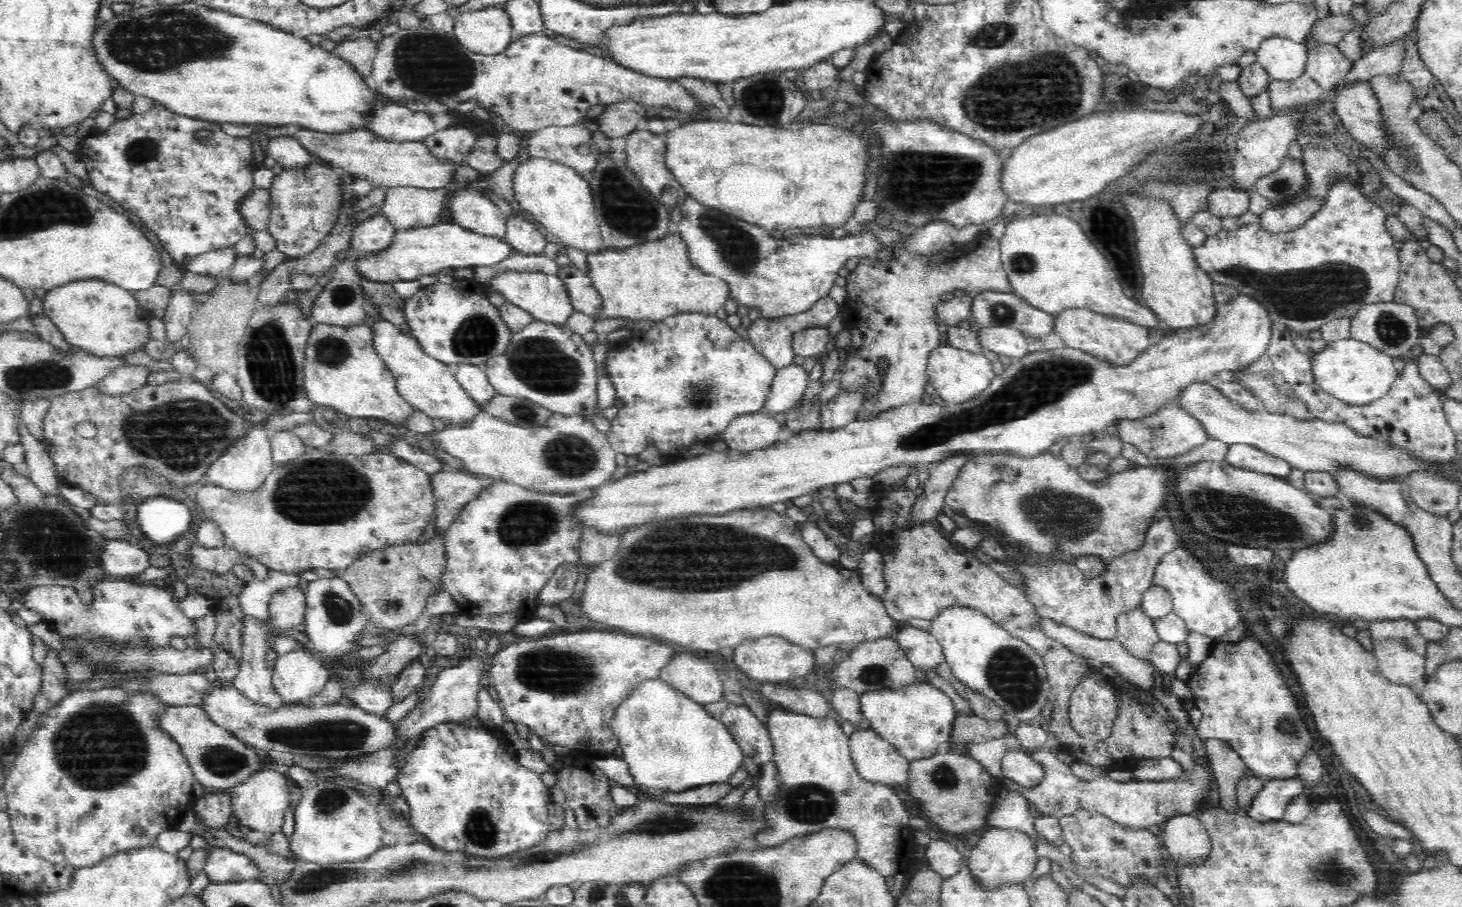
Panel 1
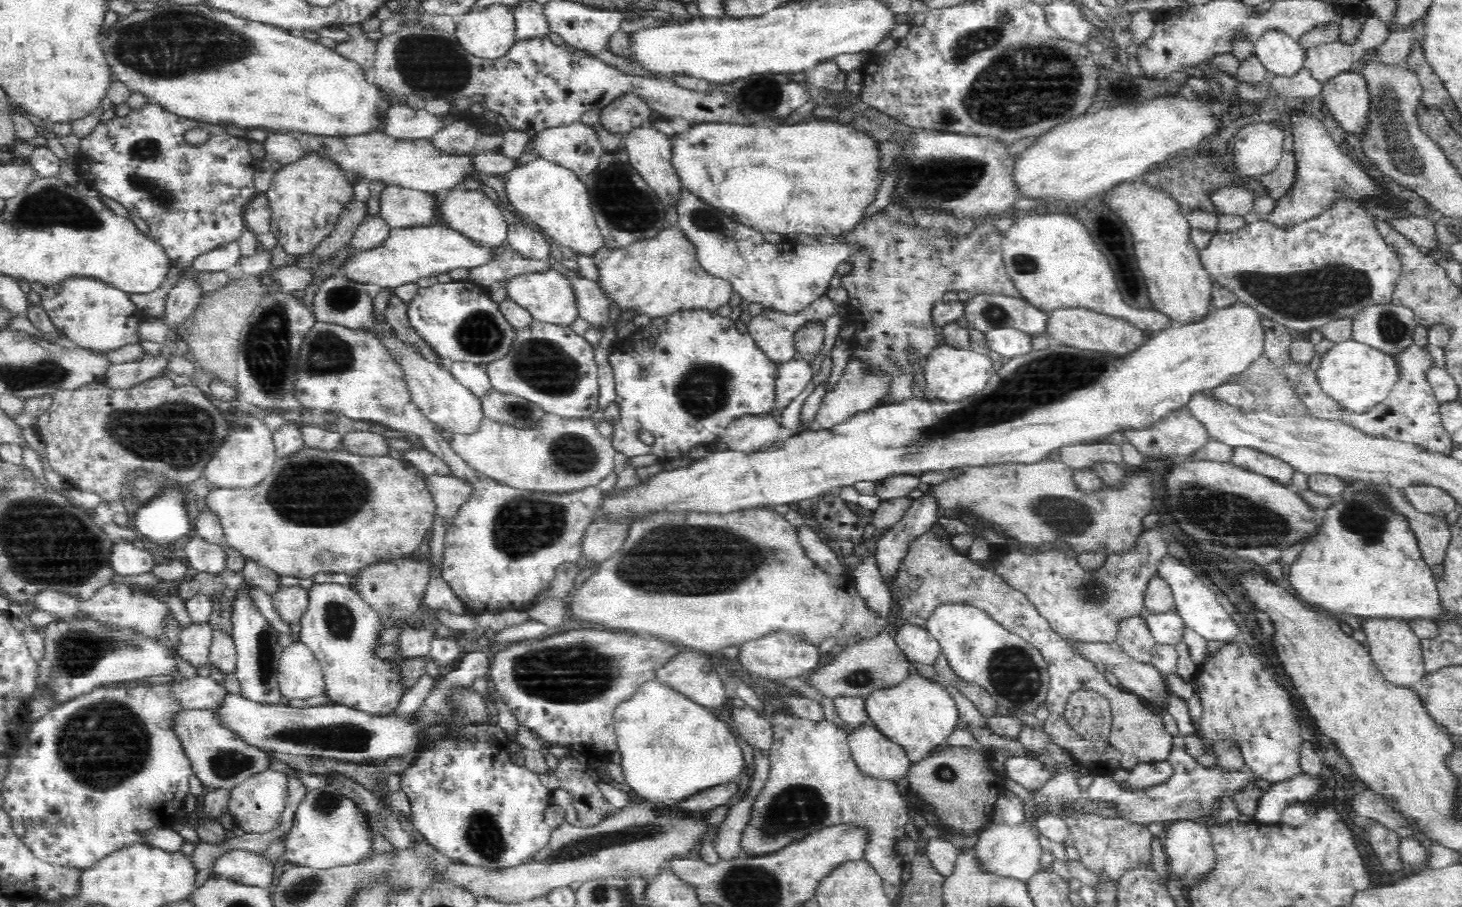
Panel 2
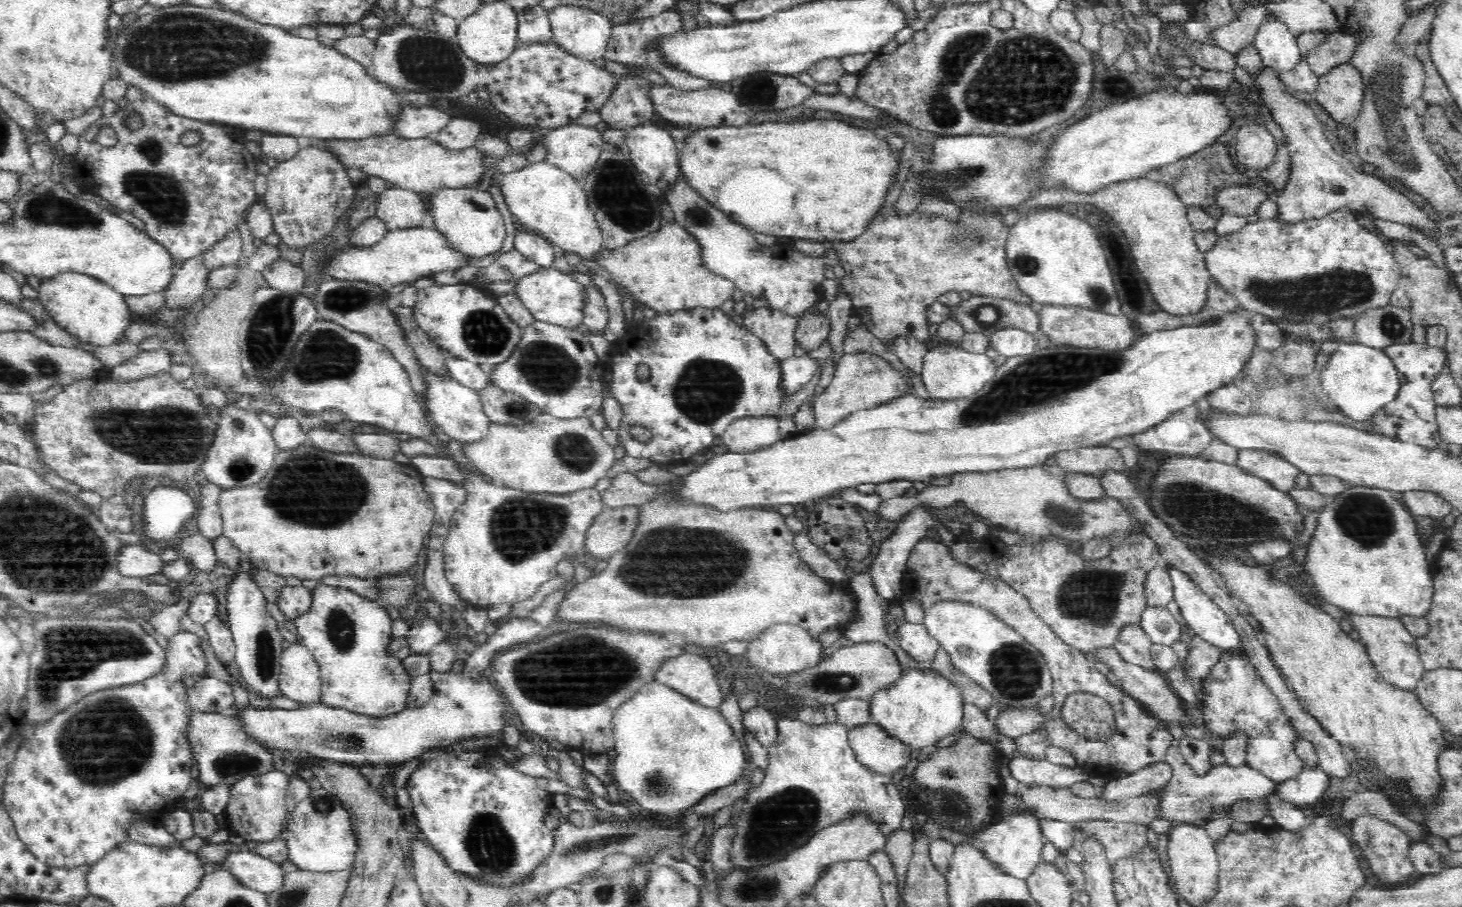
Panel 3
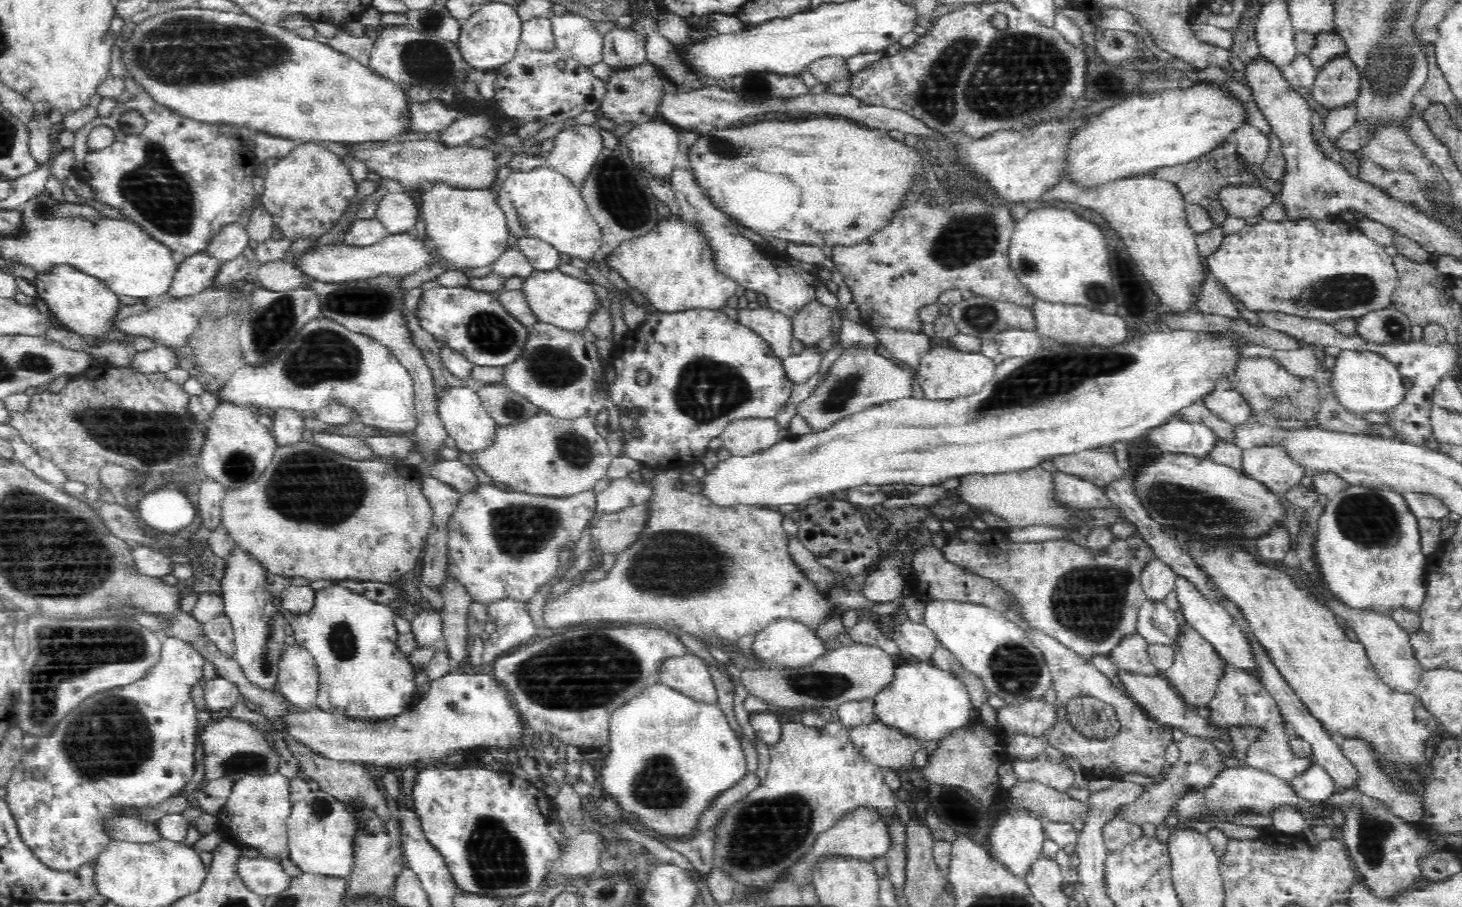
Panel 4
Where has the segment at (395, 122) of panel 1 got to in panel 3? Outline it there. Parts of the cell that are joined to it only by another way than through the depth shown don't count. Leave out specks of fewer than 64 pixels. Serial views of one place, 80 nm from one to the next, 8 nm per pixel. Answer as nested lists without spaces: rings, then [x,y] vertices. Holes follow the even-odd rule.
[[[436,102],[424,106],[405,104],[401,122],[397,124],[396,132],[404,139],[430,138],[436,140],[436,133],[440,132],[454,117],[452,112],[435,107]]]

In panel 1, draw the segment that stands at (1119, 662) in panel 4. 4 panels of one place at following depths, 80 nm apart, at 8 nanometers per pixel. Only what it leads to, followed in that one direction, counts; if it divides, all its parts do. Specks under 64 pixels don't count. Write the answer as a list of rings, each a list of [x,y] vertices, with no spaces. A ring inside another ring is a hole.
[[[1142,609],[1124,613],[1117,620],[1116,641],[1134,658],[1150,661],[1153,646],[1159,642],[1154,623]]]

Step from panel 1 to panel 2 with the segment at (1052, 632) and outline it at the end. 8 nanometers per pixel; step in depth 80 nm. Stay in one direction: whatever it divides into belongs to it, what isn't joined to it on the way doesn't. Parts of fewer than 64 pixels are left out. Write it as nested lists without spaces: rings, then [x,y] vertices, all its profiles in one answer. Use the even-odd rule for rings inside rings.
[[[1088,644],[1078,645],[1077,649],[1094,664],[1102,662],[1107,667],[1108,672],[1112,672],[1116,678],[1118,678],[1118,686],[1126,688],[1129,693],[1132,693],[1143,700],[1146,705],[1149,705],[1155,712],[1161,714],[1164,710],[1168,710],[1168,704],[1170,704],[1171,692],[1169,687],[1165,683],[1164,675],[1152,664],[1138,663],[1118,646],[1118,644]]]

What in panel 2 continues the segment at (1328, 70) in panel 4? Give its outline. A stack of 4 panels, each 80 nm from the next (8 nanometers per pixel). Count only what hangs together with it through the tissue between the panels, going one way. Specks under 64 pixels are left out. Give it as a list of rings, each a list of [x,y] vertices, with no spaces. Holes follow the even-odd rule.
[[[1354,66],[1326,78],[1320,88],[1320,98],[1345,131],[1360,133],[1370,101],[1366,81]]]

